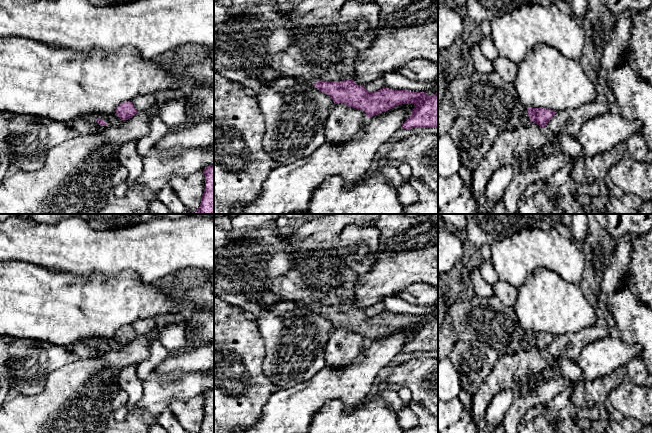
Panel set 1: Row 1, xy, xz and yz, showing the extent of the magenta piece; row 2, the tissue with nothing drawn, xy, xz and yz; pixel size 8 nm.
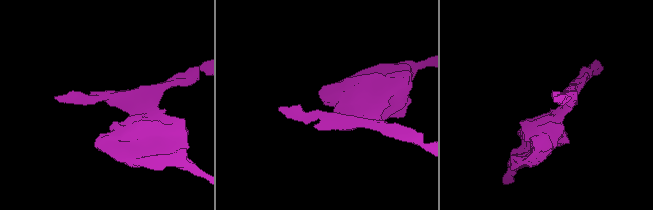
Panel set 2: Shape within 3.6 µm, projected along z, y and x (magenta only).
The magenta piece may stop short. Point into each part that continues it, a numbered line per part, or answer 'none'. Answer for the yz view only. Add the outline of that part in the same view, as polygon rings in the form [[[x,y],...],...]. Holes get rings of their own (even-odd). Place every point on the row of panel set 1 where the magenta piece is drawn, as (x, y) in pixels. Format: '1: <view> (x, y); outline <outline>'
1: yz (488, 95); outline [[[475,72],[470,77],[452,80],[438,102],[438,137],[449,133],[453,122],[458,117],[478,115],[495,125],[499,131],[513,130],[530,123],[527,107],[524,106],[514,84],[505,81],[498,72]]]

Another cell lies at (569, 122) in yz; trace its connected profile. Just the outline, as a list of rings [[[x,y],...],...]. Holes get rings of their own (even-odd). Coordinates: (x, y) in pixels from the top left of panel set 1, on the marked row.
[[[594,100],[575,109],[569,108],[562,112],[555,112],[555,115],[545,127],[545,131],[550,137],[551,145],[532,153],[531,156],[547,158],[555,153],[561,153],[562,148],[558,140],[560,135],[565,134],[577,138],[584,123],[612,110],[617,110],[617,104],[609,101],[598,103]]]

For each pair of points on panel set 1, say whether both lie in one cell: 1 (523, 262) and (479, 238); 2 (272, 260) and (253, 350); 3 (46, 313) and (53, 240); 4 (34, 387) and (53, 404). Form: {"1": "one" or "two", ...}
{"1": "two", "2": "two", "3": "two", "4": "two"}

